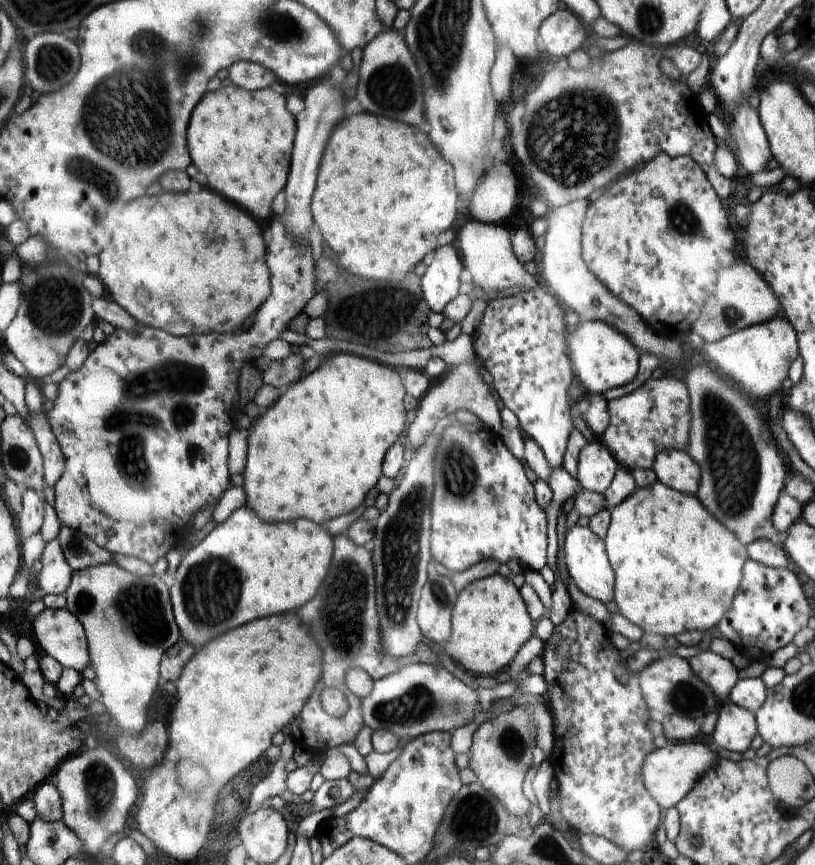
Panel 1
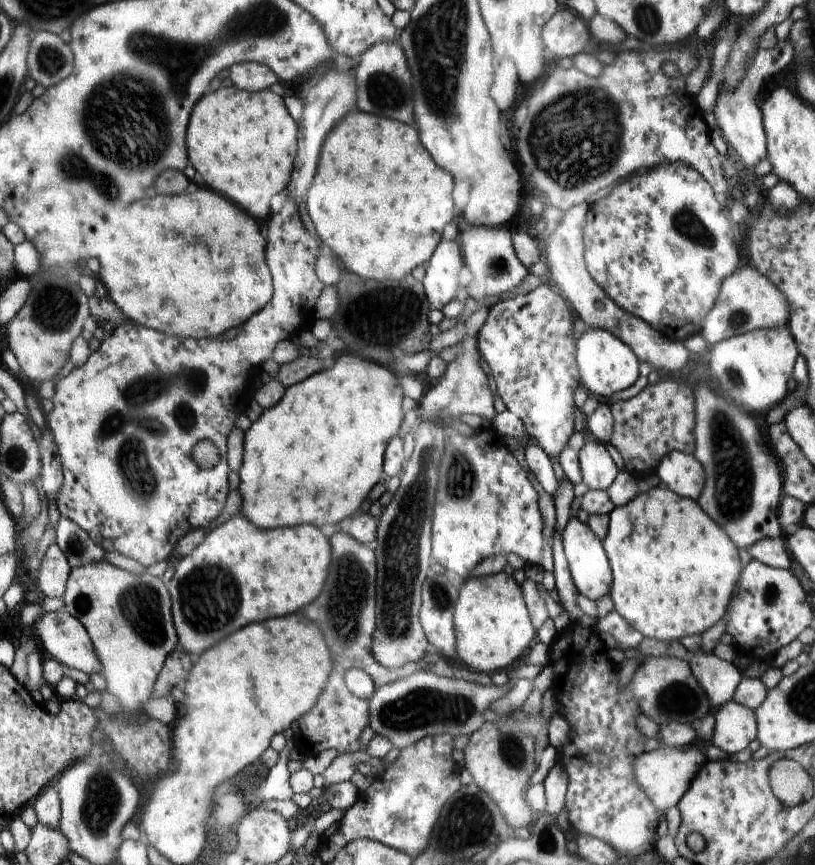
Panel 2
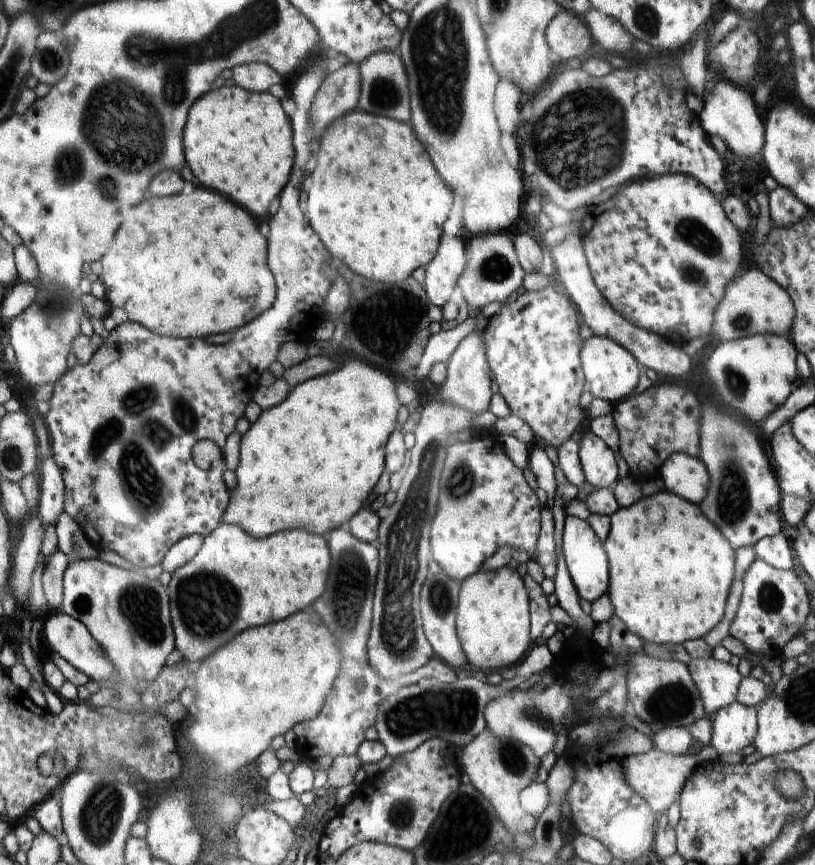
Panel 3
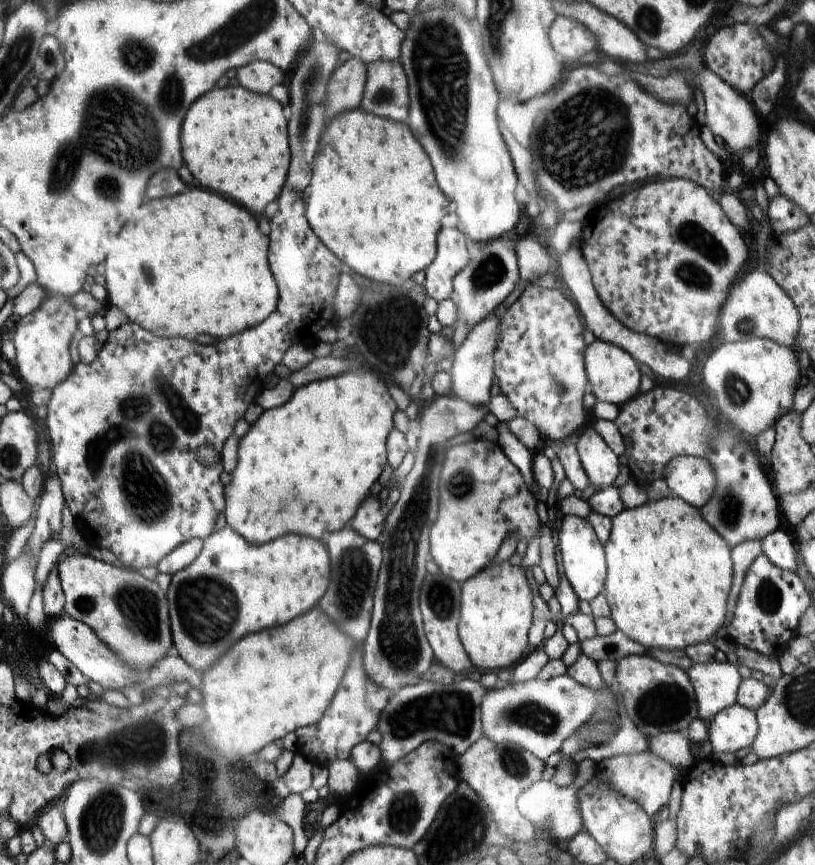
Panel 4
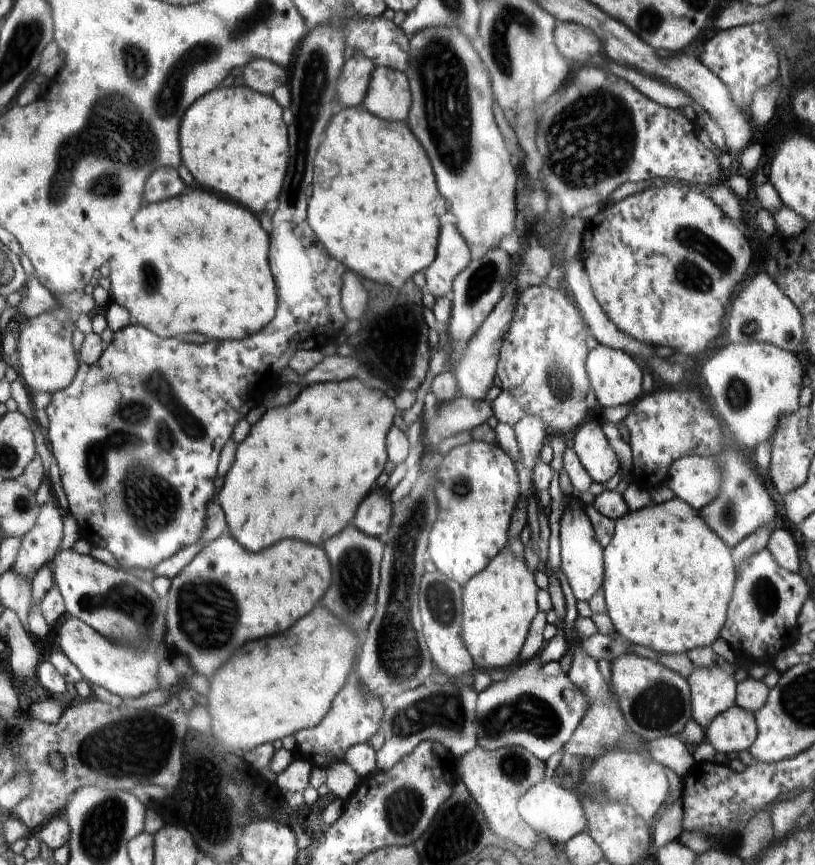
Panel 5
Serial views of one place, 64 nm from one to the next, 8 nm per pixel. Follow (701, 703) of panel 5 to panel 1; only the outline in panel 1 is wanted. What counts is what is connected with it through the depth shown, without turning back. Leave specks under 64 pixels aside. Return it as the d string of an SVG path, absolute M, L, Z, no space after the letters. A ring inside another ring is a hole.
M700 650L687 661L692 670L715 690L716 698L720 698L721 703L726 702L728 694L739 681L738 670L732 665L732 661L709 650Z

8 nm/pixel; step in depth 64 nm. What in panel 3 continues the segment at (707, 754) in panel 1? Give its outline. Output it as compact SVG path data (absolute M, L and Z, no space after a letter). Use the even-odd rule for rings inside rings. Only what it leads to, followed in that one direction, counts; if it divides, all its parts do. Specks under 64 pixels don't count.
M652 749L646 753L620 757L620 762L622 762L624 780L628 786L631 786L638 796L642 796L651 809L660 816L678 800L678 796L683 792L684 782L694 774L694 766L698 760L695 754L672 756L672 754L664 754Z

